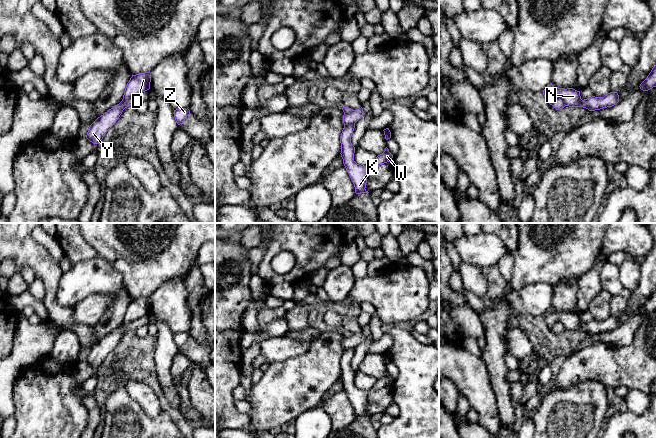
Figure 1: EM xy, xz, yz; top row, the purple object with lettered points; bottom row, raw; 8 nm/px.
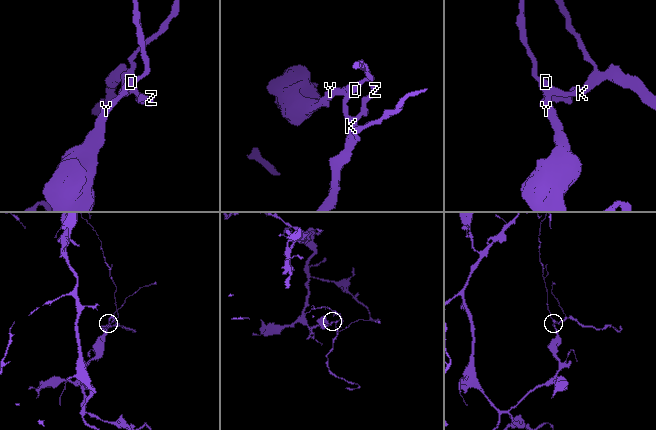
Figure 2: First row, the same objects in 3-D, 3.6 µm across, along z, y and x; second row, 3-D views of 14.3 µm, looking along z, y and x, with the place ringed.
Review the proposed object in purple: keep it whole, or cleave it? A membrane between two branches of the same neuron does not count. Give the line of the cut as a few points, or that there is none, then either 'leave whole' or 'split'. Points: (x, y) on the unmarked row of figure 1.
cut yz (565, 327), (561, 323), (556, 322), (551, 328); split

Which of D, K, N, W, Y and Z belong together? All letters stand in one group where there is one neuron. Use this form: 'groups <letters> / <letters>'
groups D K N W Z / Y

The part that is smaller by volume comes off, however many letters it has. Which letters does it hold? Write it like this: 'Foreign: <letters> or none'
Foreign: D, K, N, W, Z

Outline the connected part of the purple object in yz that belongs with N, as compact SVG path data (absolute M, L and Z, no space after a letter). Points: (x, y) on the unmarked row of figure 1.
M550 307L544 314L543 319L547 326L552 329L556 322L560 322L569 331L583 331L589 335L600 334L607 331L612 331L619 326L619 319L617 316L610 316L604 321L595 321L581 323L580 315L573 312L558 312Z

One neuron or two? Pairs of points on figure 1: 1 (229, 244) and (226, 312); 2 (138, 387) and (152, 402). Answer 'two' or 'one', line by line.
1: one
2: one

